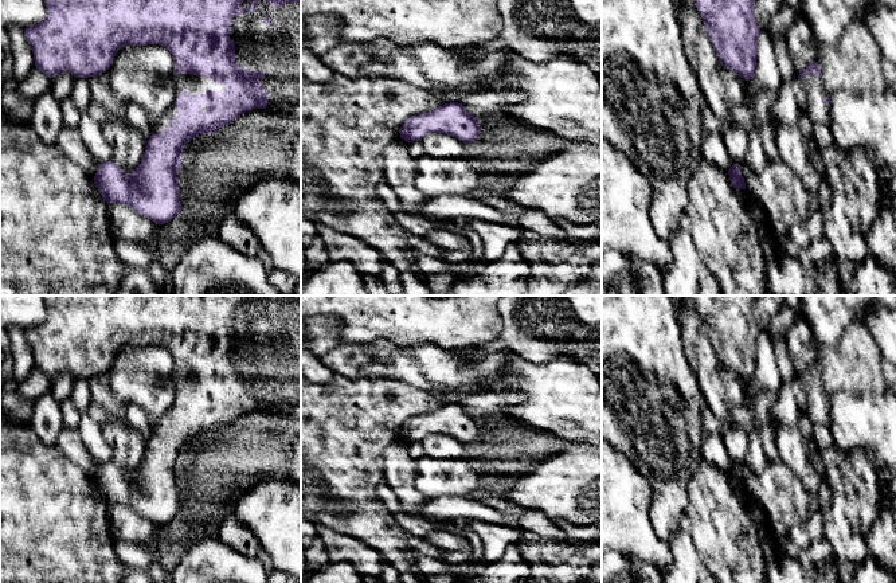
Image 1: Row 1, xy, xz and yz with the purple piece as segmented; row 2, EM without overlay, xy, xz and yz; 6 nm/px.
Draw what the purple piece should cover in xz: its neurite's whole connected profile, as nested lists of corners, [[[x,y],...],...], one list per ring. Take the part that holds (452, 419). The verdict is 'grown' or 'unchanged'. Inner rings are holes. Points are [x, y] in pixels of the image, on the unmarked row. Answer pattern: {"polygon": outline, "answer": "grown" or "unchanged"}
{"polygon": [[[450,403],[433,412],[422,414],[408,419],[400,429],[400,439],[406,443],[420,442],[431,434],[445,434],[462,442],[474,442],[480,435],[481,427],[476,418],[466,412],[462,404]]], "answer": "unchanged"}

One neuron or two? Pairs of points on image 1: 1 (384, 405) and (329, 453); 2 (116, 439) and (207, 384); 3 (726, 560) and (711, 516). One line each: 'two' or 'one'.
1: one
2: two
3: one

